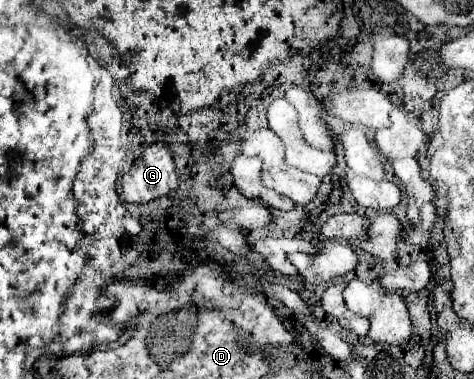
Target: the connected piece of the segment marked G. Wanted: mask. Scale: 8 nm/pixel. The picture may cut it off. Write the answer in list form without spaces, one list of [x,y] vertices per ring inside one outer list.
[[[166,142],[146,144],[140,158],[136,158],[130,170],[122,176],[124,202],[146,204],[176,190],[178,176],[174,170],[176,164]]]

